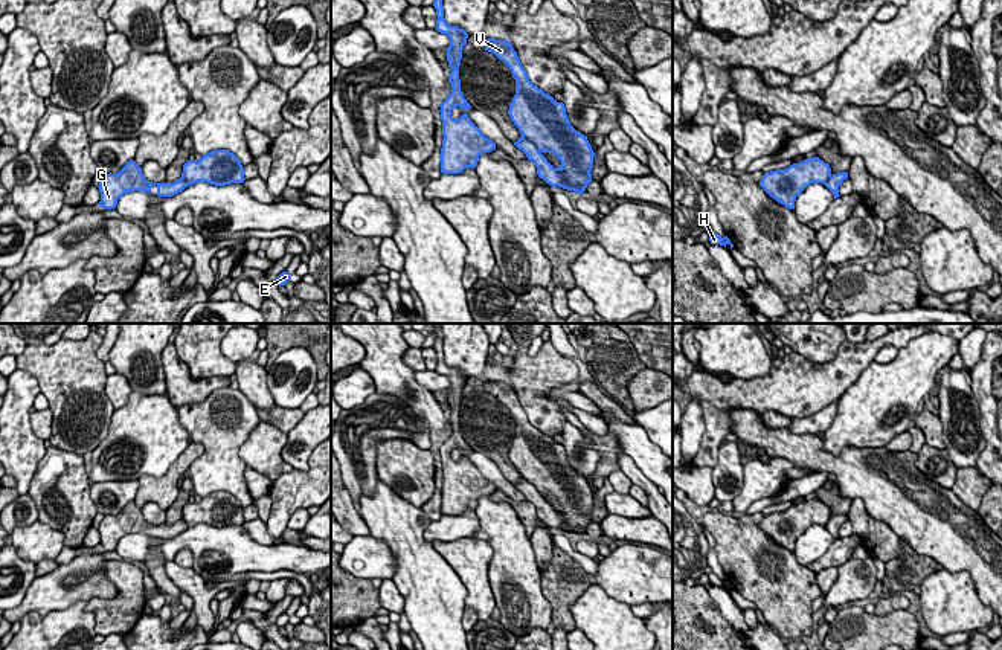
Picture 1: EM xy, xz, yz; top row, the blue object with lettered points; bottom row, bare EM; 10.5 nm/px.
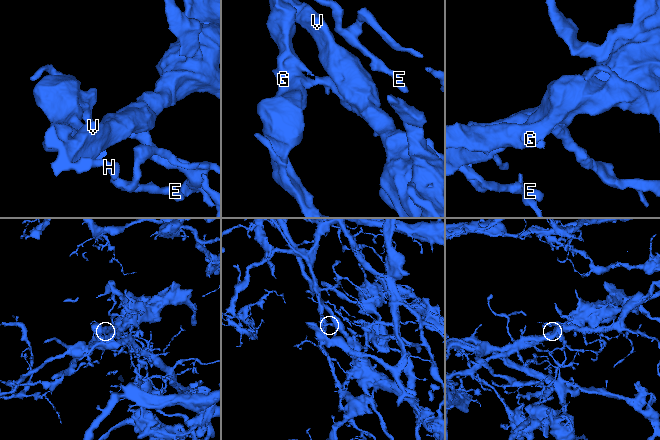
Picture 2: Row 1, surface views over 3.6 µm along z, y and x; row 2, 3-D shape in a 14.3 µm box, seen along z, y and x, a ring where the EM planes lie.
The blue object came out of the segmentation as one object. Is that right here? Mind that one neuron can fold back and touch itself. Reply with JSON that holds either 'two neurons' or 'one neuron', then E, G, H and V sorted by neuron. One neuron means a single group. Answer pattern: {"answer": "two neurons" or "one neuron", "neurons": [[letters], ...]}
{"answer": "one neuron", "neurons": [["E", "G", "H", "V"]]}

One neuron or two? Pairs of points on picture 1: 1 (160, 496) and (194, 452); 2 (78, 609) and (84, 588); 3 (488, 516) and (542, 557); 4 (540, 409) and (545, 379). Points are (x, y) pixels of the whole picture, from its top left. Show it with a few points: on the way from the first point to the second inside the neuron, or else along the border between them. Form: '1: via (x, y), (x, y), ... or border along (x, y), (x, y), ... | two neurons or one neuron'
1: via (166, 485), (173, 473), (183, 463) | one neuron
2: border along (86, 600), (48, 614) | two neurons
3: border along (529, 539), (536, 565), (540, 569) | two neurons
4: via (539, 402), (539, 386) | one neuron

